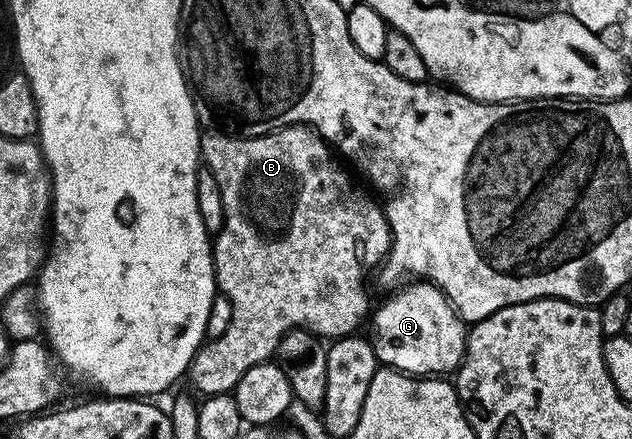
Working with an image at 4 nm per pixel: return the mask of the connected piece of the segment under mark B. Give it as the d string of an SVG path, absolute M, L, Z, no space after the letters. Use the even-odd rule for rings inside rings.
M293 126L291 128L277 128L274 132L267 132L264 136L229 136L215 130L200 137L200 154L207 171L218 178L218 190L222 190L222 210L224 211L224 225L220 232L215 233L212 246L212 265L216 271L216 286L219 295L225 296L230 302L230 326L226 326L226 334L216 340L208 340L201 344L188 367L187 379L192 379L194 387L204 396L217 396L223 392L231 393L236 384L250 370L250 366L258 366L271 361L276 354L276 347L282 337L295 328L304 328L313 336L321 338L339 338L350 336L364 320L368 312L368 288L364 283L368 280L371 268L379 269L385 263L388 249L392 246L392 231L384 213L381 201L367 187L359 188L348 177L349 169L340 168L341 161L334 155L328 141L322 139L319 132L308 126Z

